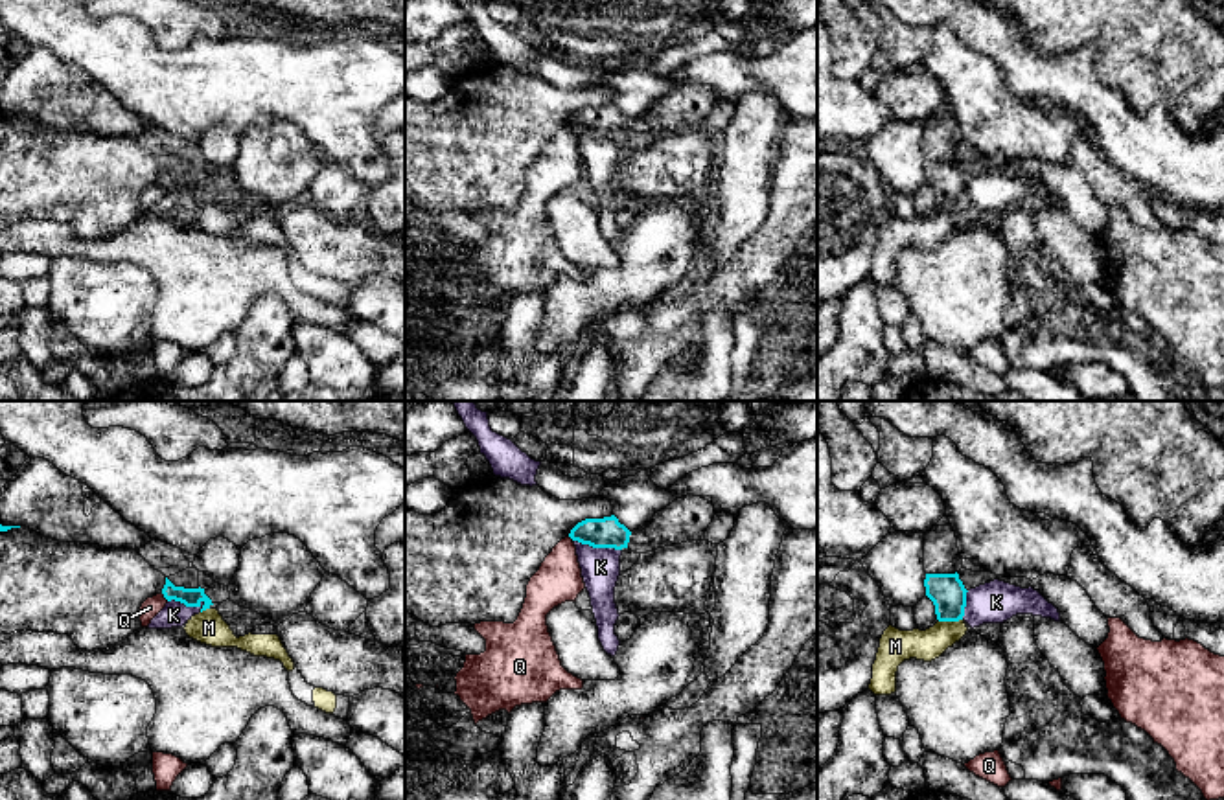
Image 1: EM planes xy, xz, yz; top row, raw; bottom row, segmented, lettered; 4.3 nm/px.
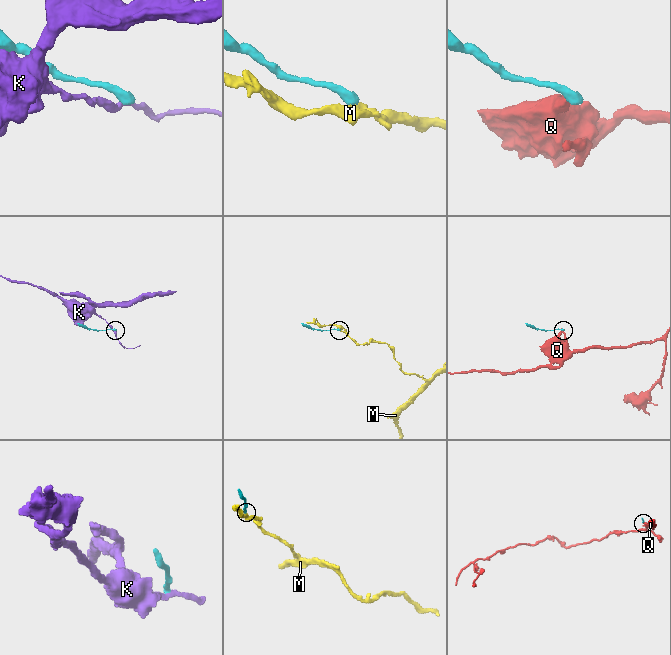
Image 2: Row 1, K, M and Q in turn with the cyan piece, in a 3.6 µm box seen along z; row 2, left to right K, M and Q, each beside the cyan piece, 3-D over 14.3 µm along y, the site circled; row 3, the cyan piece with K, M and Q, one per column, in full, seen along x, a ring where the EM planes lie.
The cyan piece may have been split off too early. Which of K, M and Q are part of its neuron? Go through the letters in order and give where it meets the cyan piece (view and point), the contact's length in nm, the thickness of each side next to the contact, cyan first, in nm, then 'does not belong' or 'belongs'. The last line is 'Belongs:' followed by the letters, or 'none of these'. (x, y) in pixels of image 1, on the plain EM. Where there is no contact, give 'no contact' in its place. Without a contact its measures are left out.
K: contact xy (186, 194); length 170 nm; calibres 80 and 110 nm; does not belong
M: contact yz (950, 208); length 110 nm; calibres 160 and 140 nm; does not belong
Q: contact xy (164, 184); length 50 nm; calibres 80 and 80 nm; does not belong
Belongs: none of these

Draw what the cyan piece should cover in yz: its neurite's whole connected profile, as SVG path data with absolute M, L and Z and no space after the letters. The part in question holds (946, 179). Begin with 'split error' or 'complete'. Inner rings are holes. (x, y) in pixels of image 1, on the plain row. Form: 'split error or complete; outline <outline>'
complete; outline M926 162L926 184L935 193L939 210L959 210L964 204L966 177L959 162Z

